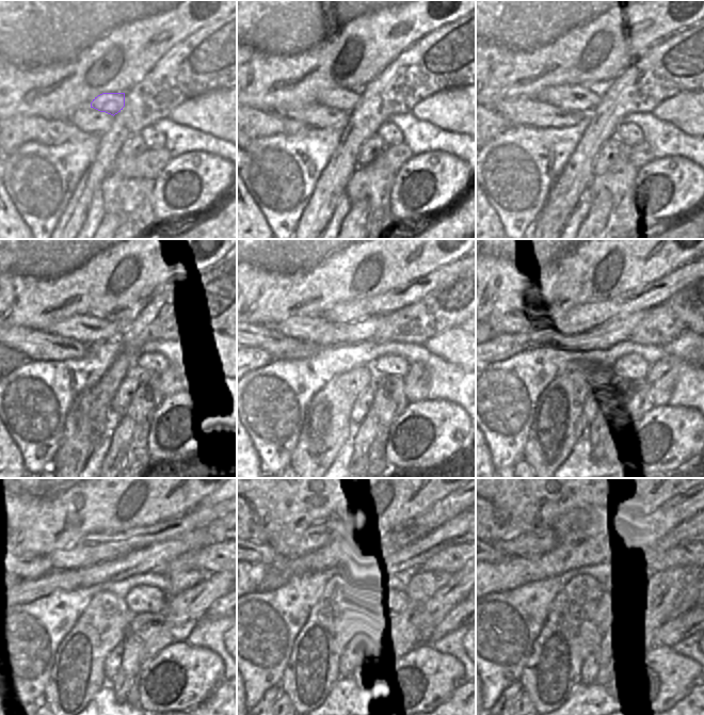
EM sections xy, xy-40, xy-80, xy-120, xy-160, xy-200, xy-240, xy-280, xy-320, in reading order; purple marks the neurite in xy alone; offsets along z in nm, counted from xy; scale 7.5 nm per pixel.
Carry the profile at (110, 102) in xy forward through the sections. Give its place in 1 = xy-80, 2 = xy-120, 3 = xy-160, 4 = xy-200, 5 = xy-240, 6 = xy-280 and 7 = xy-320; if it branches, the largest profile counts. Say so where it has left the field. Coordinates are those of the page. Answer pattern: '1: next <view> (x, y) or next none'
1: next xy-80 (578, 97)
2: next xy-120 (85, 329)
3: next xy-160 (330, 329)
4: next xy-200 (586, 316)
5: next xy-240 (101, 547)
6: next xy-280 (258, 553)
7: next xy-320 (497, 556)

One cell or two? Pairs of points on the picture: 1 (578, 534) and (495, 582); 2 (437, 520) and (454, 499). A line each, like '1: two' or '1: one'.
1: one
2: one

